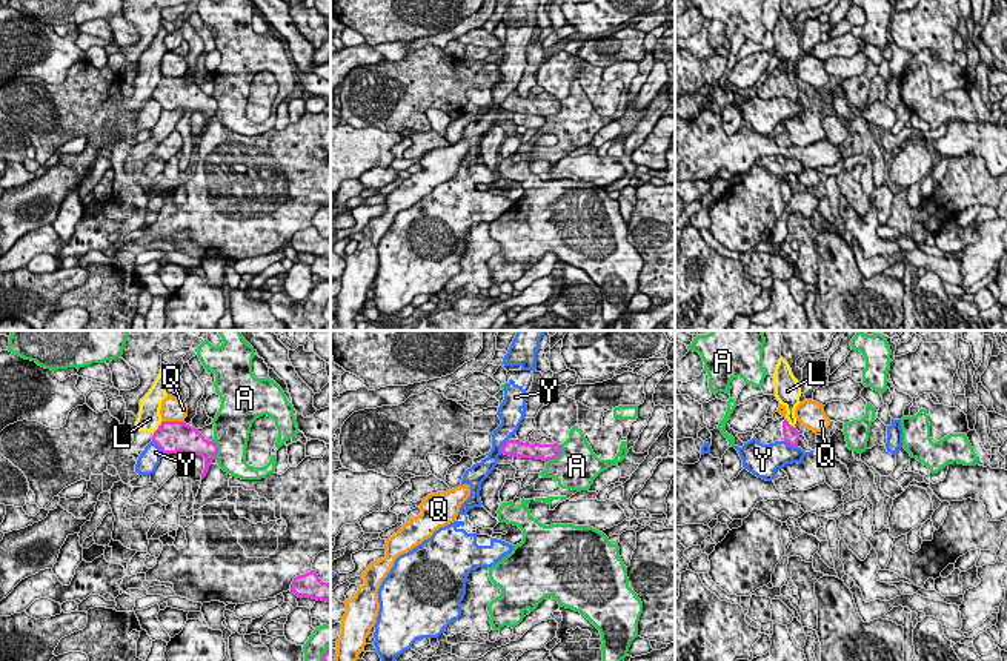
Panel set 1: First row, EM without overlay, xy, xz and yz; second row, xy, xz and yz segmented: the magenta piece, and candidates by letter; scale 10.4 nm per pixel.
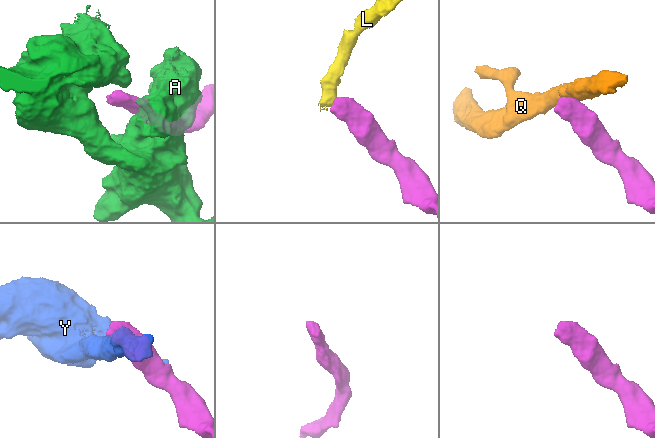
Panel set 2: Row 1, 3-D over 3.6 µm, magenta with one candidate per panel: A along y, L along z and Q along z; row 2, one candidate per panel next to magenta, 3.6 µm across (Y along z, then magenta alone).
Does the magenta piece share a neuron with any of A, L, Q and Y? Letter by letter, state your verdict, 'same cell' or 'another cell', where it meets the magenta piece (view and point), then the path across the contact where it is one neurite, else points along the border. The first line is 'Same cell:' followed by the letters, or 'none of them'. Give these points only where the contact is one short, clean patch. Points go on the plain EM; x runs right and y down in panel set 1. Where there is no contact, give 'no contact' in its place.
Same cell: none of them
A: another cell; meets magenta in xz at (557, 112)
L: another cell; meets magenta in xy at (159, 82); border along xy (162, 76), (152, 88)
Q: another cell; meets magenta in xy at (172, 77); border along xy (163, 76), (182, 77)
Y: another cell; meets magenta in xz at (503, 102); border along xz (508, 94), (500, 108)

